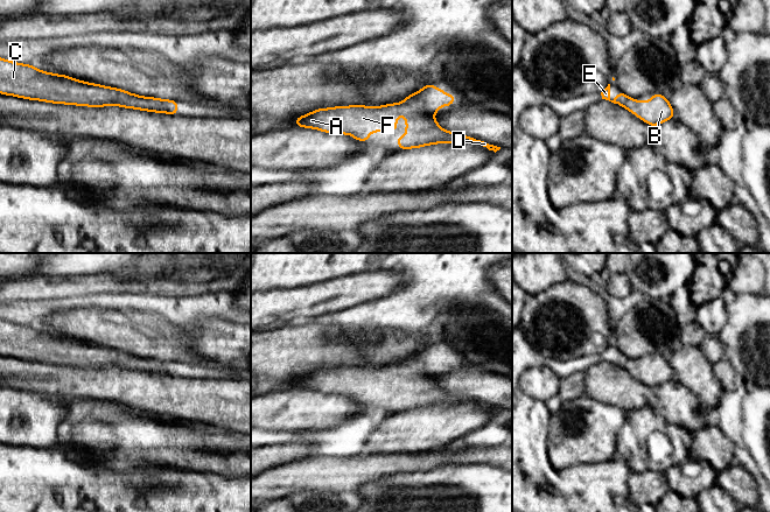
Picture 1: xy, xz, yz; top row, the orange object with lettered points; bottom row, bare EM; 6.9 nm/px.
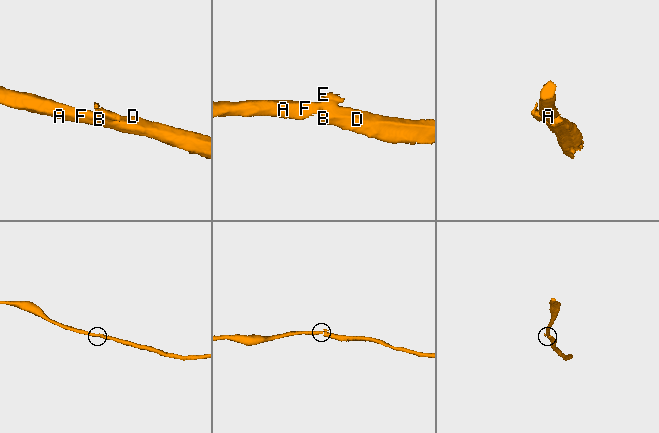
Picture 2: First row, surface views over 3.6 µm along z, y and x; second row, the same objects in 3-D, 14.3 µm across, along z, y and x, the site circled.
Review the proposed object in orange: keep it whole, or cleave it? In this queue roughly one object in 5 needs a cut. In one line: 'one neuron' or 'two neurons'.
one neuron

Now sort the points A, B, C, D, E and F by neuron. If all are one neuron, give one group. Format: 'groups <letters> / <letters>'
groups A B C D E F

